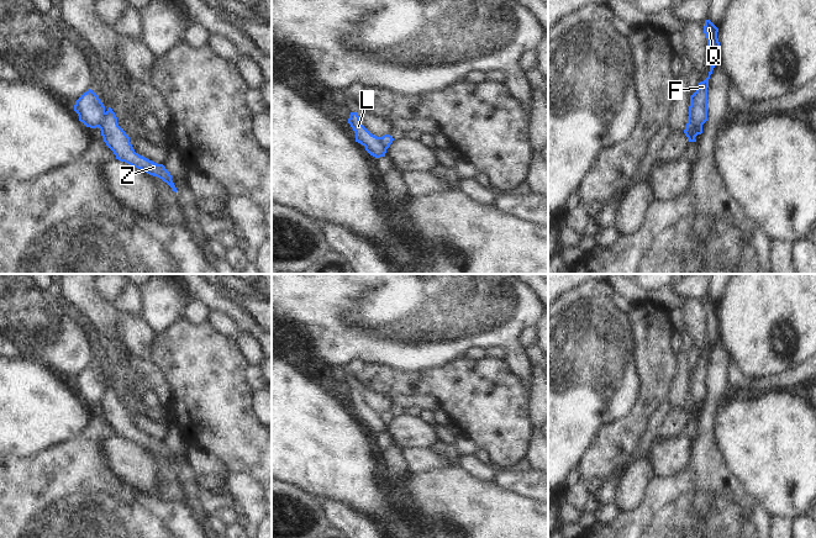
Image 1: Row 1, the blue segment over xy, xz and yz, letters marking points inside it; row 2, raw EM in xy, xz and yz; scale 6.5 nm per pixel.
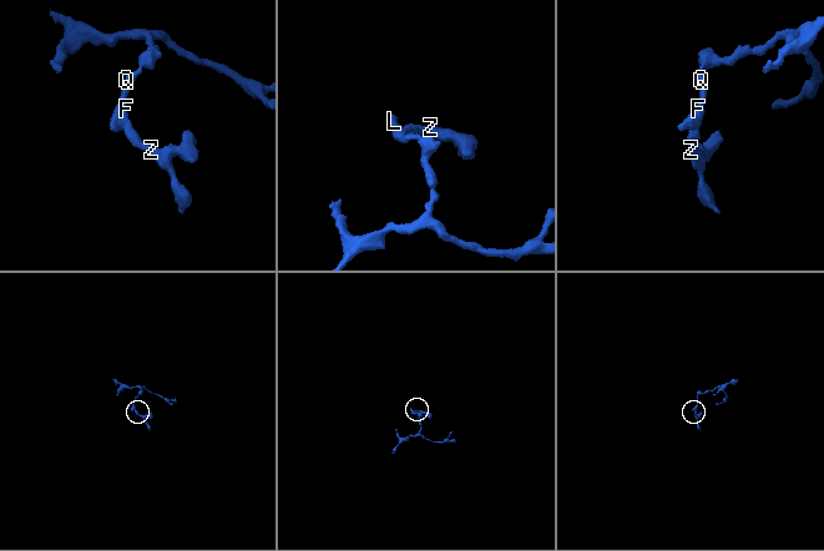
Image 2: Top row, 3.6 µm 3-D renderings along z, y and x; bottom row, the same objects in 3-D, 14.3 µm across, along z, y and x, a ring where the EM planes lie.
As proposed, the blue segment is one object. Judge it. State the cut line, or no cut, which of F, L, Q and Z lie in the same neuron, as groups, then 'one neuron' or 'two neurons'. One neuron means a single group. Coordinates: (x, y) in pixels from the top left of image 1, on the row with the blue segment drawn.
xy (106, 112), (98, 126) | F L Q / Z | two neurons

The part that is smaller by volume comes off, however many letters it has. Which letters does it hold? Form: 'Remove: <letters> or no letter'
Remove: Z

